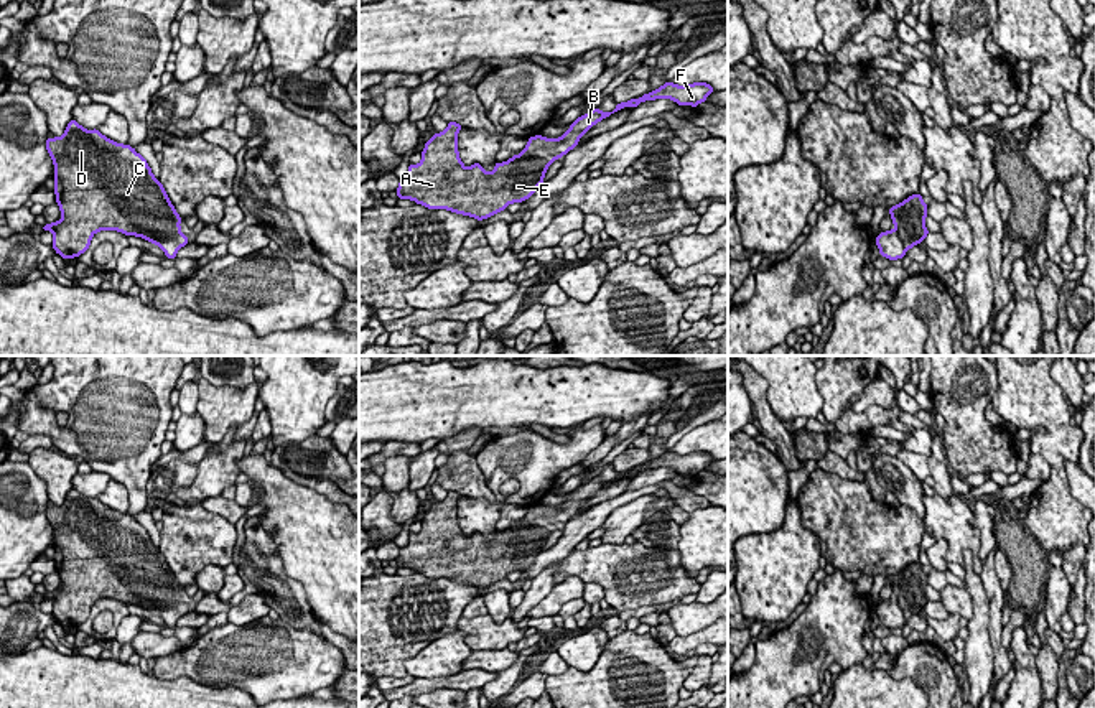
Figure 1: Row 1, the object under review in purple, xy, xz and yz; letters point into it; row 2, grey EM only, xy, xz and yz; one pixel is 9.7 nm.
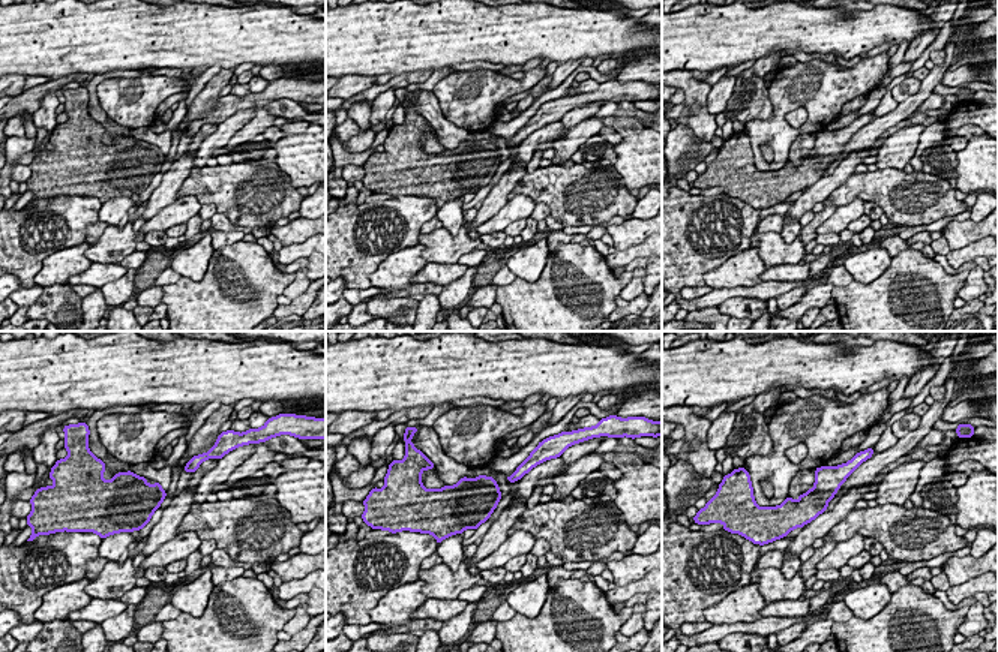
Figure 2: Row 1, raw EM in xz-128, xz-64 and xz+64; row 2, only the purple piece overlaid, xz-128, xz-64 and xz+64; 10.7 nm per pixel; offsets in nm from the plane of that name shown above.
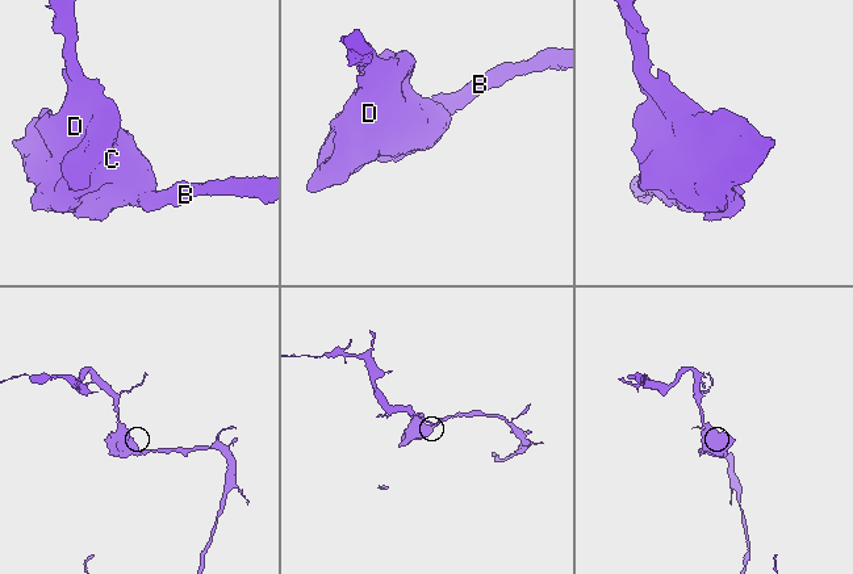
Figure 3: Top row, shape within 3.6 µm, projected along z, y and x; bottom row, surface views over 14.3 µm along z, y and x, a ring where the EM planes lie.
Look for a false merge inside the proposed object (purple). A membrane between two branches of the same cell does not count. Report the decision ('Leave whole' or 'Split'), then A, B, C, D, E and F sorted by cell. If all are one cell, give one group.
Leave whole. Groups: A B C D E F

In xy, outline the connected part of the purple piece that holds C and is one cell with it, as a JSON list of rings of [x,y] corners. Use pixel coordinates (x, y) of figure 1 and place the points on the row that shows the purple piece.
[[[72,119],[61,137],[46,138],[46,150],[54,165],[54,194],[61,219],[44,224],[43,232],[53,232],[53,249],[63,259],[84,254],[99,231],[142,237],[160,245],[171,260],[189,242],[181,234],[181,217],[163,184],[153,176],[147,160],[128,143],[117,143],[97,128],[86,130]]]

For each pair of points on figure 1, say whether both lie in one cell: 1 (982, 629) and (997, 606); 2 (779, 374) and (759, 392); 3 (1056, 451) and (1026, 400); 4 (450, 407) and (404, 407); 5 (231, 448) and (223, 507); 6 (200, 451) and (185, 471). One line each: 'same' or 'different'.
1: different
2: different
3: same
4: same
5: different
6: different

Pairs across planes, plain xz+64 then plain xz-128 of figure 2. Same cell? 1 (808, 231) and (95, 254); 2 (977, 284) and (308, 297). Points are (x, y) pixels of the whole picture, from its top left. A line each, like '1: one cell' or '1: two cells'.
1: two cells
2: two cells

